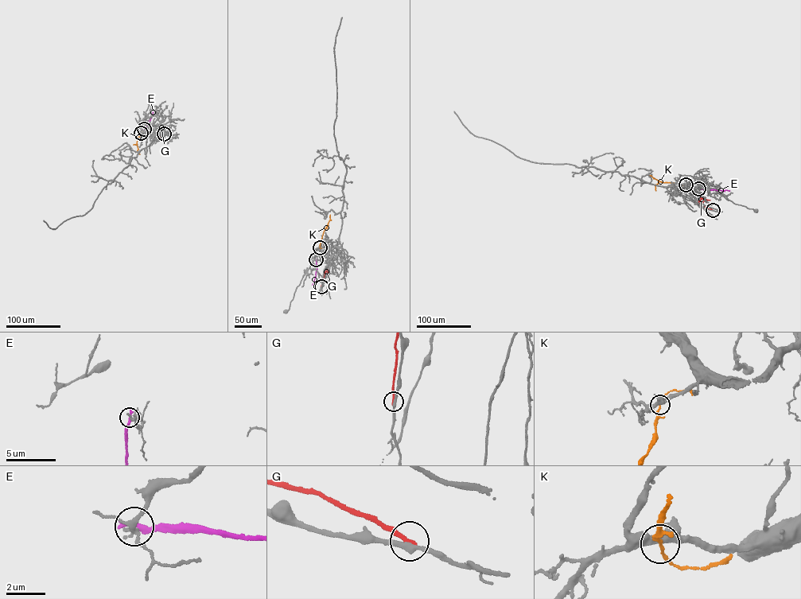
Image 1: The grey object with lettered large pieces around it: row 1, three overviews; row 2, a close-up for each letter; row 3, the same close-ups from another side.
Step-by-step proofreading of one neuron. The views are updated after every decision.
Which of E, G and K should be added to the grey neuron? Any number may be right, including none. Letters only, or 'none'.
none

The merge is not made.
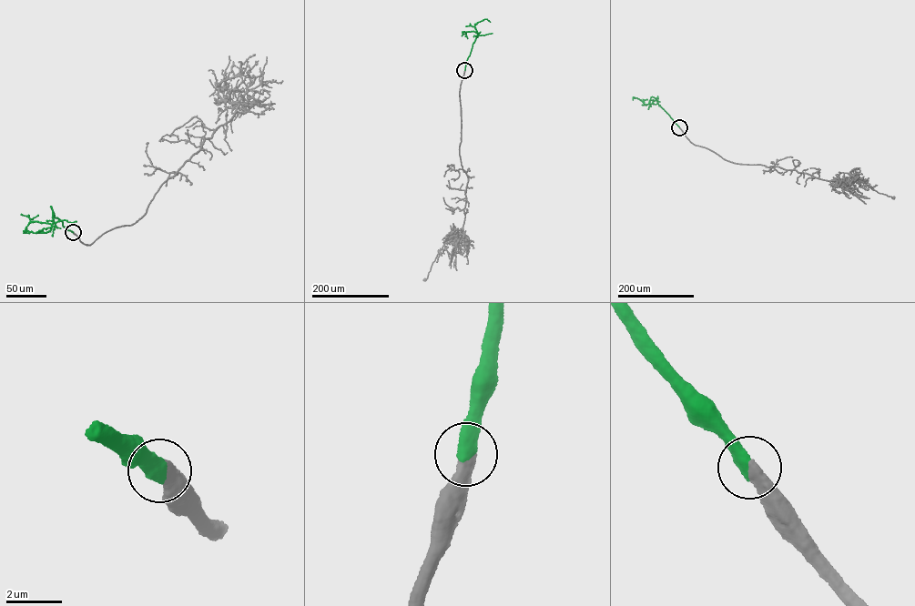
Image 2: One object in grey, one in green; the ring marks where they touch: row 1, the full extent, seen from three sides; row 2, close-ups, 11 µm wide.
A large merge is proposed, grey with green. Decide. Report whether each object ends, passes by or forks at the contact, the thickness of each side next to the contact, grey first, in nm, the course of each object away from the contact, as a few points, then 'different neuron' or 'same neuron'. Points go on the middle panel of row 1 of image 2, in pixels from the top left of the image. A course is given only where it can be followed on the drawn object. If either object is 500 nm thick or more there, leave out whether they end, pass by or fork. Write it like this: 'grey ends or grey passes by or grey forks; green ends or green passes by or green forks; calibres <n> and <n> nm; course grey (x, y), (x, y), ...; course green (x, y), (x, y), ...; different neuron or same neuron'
calibres 500 and 550 nm; course grey (464, 70), (459, 94), (459, 155), (468, 178), (462, 231), (448, 236), (425, 279); course green (464, 70), (472, 44), (480, 32), (477, 33), (475, 25), (484, 19), (490, 22); same neuron

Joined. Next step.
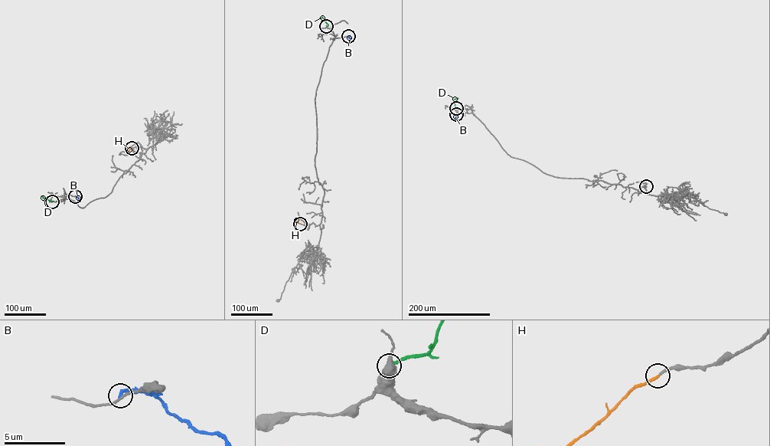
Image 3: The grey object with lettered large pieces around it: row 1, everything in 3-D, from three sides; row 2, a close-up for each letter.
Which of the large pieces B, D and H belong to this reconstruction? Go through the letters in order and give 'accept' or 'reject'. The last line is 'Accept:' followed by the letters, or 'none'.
B: reject
D: reject
H: accept
Accept: H

